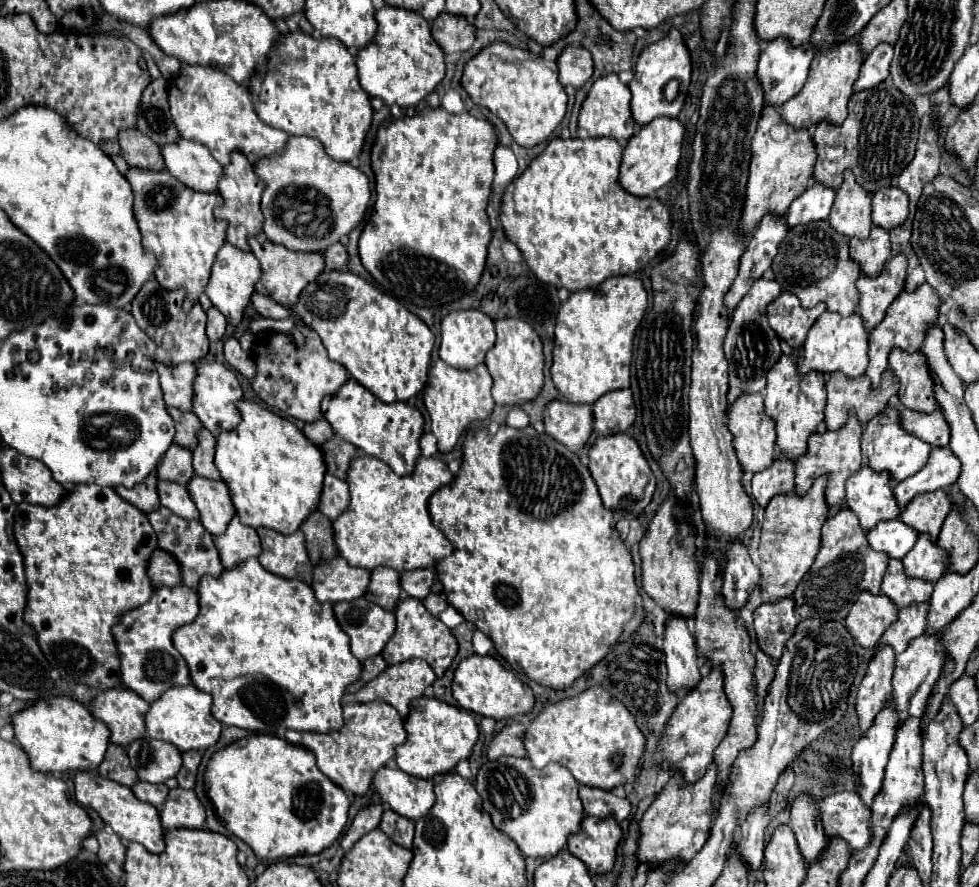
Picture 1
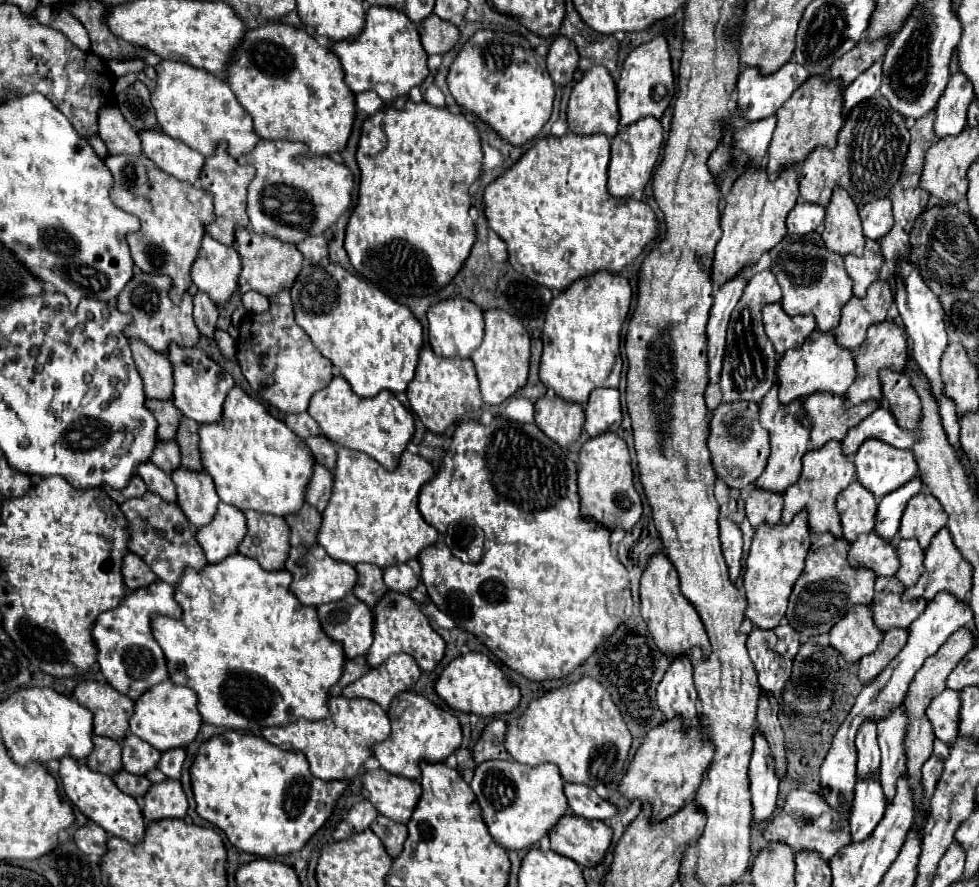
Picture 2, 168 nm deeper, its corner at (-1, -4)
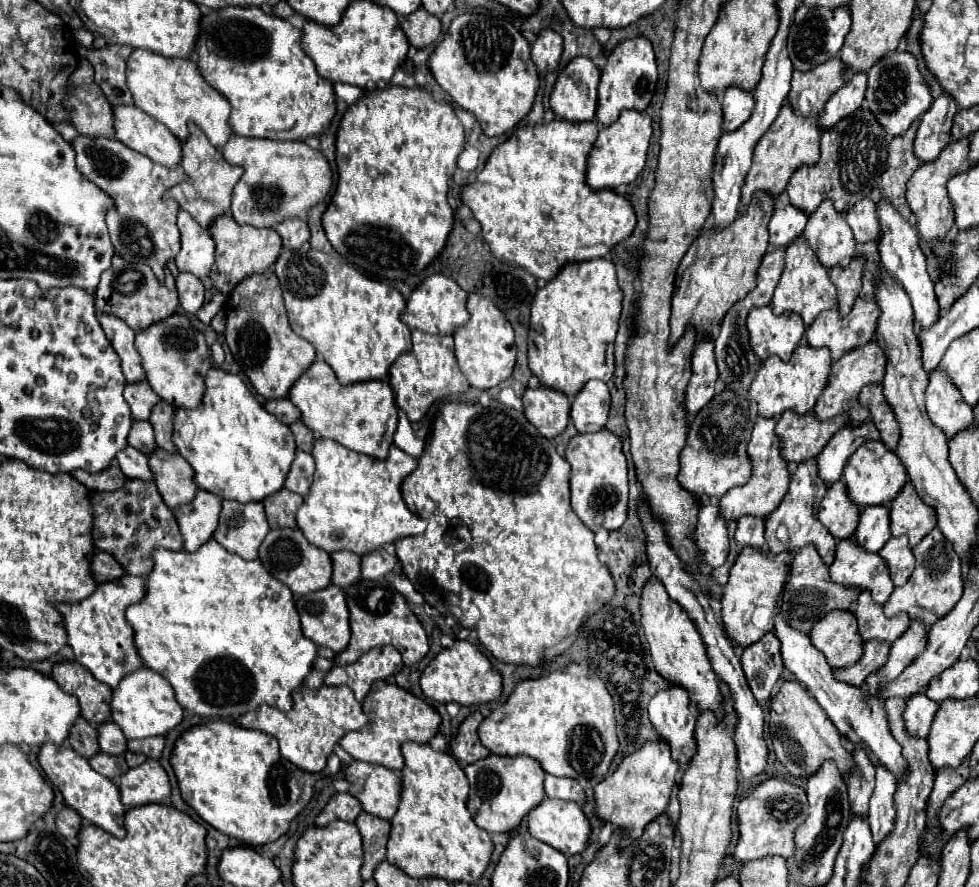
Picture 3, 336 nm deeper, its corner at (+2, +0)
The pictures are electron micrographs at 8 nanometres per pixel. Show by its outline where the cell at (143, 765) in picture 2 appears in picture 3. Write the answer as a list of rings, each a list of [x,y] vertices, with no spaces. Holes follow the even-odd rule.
[[[112,720],[98,724],[96,730],[98,730],[98,746],[102,752],[106,752],[106,754],[124,754],[126,752],[126,738]]]

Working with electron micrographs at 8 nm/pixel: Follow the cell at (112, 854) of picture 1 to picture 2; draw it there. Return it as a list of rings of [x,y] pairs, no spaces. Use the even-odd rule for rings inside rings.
[[[91,824],[91,826],[83,826],[77,830],[75,834],[75,844],[79,850],[83,850],[85,854],[95,854],[95,856],[105,856],[107,854],[107,832],[97,826],[97,824]]]

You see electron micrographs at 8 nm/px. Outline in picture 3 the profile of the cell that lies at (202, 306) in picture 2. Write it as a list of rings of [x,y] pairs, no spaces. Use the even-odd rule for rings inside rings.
[[[180,272],[176,276],[176,290],[178,290],[178,300],[184,312],[196,314],[202,308],[204,288],[202,288],[202,282],[194,274]]]

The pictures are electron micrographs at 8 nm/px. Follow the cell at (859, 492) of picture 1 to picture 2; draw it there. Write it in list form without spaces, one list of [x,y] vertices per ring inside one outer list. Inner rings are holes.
[[[851,482],[837,496],[837,510],[841,514],[843,536],[853,542],[859,534],[869,534],[875,530],[875,510],[877,500],[859,486],[859,482]]]

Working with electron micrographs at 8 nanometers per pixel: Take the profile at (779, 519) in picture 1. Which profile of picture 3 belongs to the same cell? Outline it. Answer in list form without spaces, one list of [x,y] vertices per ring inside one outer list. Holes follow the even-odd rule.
[[[744,548],[730,570],[728,584],[722,594],[722,624],[726,636],[738,646],[746,648],[758,642],[764,634],[774,628],[774,616],[778,610],[778,600],[784,590],[784,580],[788,578],[792,552],[772,554],[770,550]]]

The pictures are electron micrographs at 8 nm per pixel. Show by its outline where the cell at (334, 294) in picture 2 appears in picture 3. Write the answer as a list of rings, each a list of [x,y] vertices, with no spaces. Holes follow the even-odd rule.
[[[282,250],[280,258],[274,262],[274,272],[280,280],[282,296],[284,296],[284,306],[288,312],[288,320],[292,330],[308,340],[314,348],[316,354],[322,356],[334,370],[338,382],[352,384],[352,382],[366,382],[370,378],[384,378],[388,374],[388,368],[392,362],[410,350],[410,330],[408,326],[400,320],[400,314],[406,306],[404,296],[368,276],[352,268],[340,258],[332,258],[330,254],[318,252],[318,250]]]

